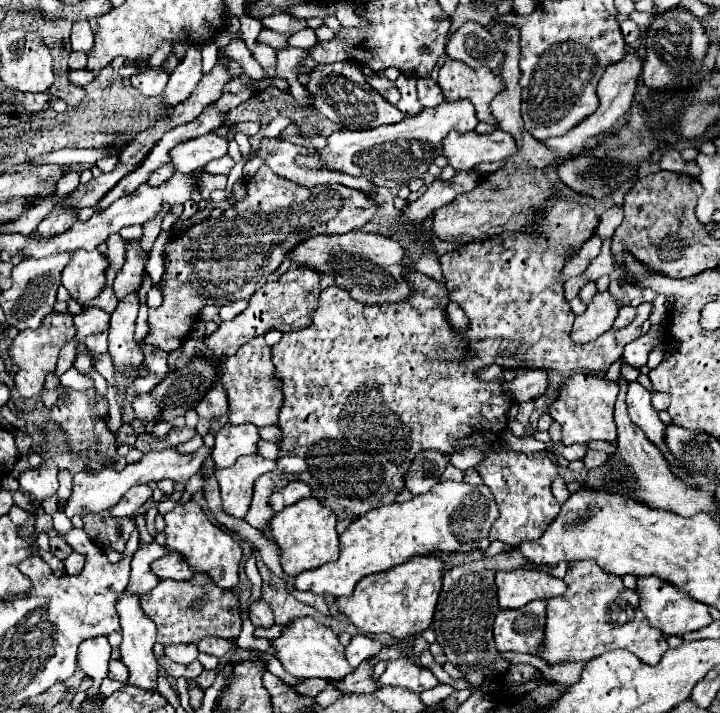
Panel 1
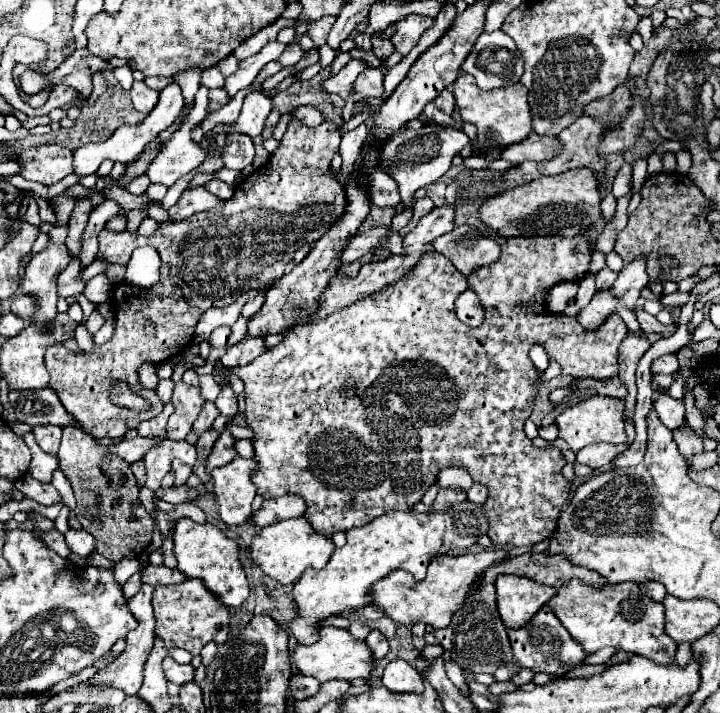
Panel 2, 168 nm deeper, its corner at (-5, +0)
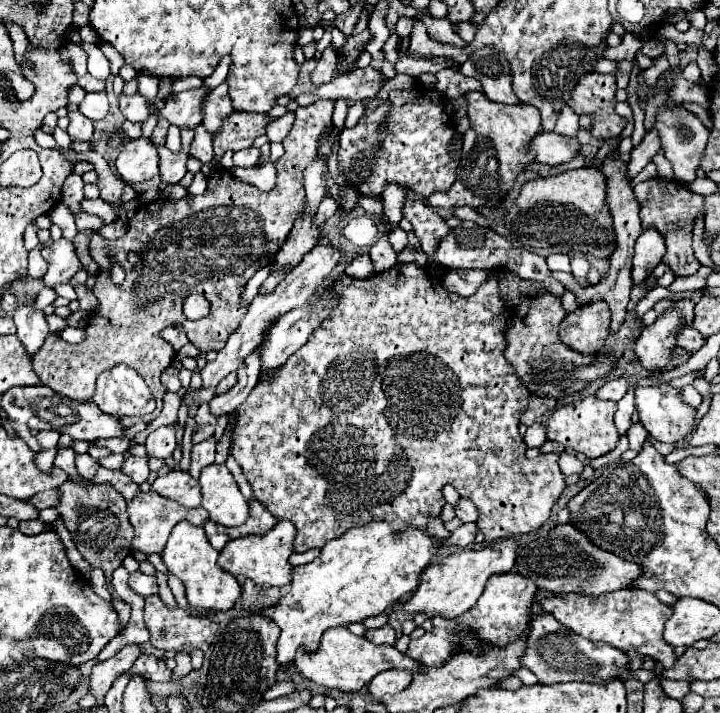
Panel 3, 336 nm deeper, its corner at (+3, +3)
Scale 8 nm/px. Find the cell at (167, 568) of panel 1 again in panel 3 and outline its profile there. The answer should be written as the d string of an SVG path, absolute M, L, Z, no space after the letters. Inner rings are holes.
M134 571L134 573L130 573L128 585L130 585L136 593L140 593L142 597L148 597L150 593L158 593L156 577L154 577L154 575L144 575L142 571Z

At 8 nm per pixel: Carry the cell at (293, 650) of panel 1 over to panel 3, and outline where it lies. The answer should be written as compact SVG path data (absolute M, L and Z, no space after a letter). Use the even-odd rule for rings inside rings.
M332 627L328 629L322 639L320 645L314 653L308 653L306 649L298 649L296 653L296 669L312 679L314 683L320 683L328 689L340 689L340 691L360 691L374 675L386 671L386 669L406 669L412 671L420 669L420 665L410 659L408 655L402 655L396 647L392 645L374 645L370 641L366 641L366 637L358 637L354 633L350 633L346 627Z

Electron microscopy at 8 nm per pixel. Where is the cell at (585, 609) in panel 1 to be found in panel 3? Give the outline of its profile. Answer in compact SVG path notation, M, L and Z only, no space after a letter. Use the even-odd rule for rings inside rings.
M618 589L604 595L578 595L578 593L556 593L554 597L544 597L542 609L554 615L564 627L582 635L590 641L604 641L624 653L650 655L666 669L676 663L676 651L662 639L664 623L668 621L672 609L660 603L654 593L642 589Z

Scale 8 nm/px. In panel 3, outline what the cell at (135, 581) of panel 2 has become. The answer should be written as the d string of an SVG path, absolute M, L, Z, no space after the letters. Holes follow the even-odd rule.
M115 598L112 599L112 605L114 605L114 608L118 611L120 623L122 625L120 631L122 631L128 624L130 618L130 606L126 602Z

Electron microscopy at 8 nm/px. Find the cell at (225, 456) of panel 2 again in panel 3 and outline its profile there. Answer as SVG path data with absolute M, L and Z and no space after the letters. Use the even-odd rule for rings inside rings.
M208 437L206 441L198 443L192 447L192 465L190 465L190 475L194 479L200 477L202 467L214 463L214 449L216 449L216 441L214 437Z

